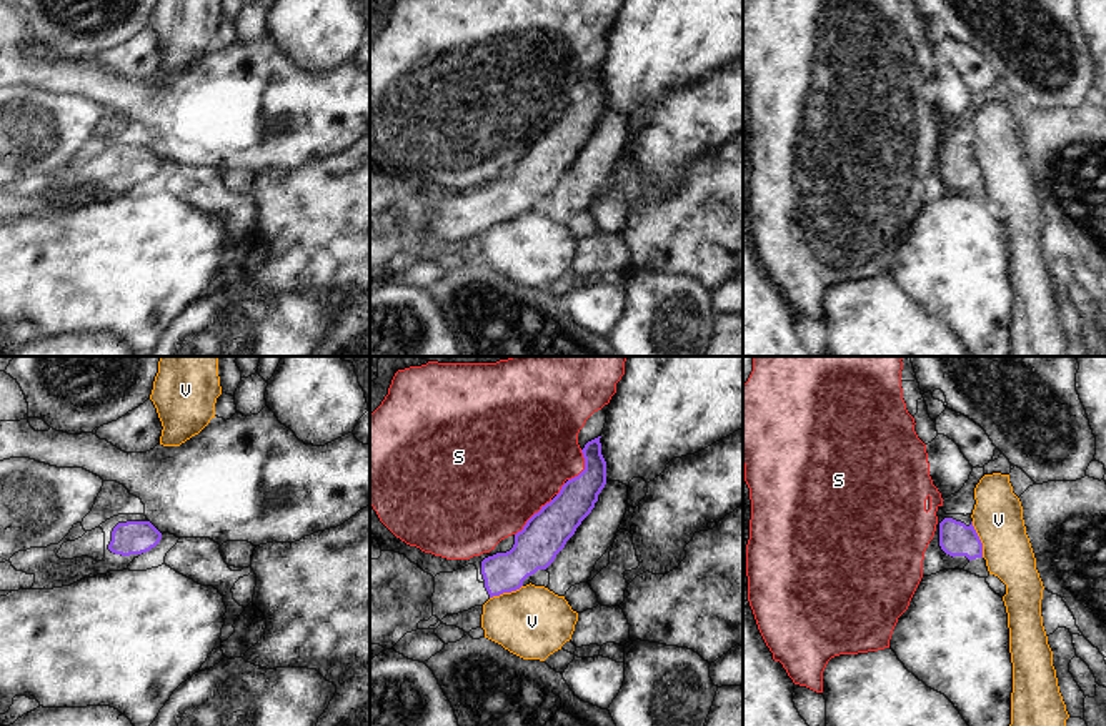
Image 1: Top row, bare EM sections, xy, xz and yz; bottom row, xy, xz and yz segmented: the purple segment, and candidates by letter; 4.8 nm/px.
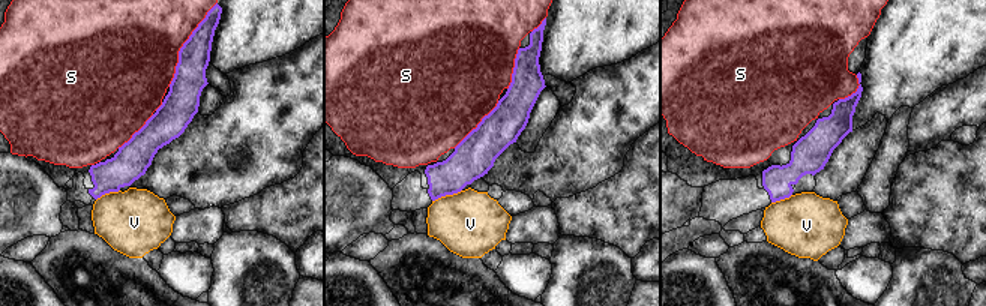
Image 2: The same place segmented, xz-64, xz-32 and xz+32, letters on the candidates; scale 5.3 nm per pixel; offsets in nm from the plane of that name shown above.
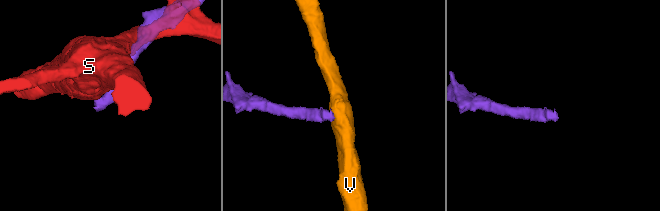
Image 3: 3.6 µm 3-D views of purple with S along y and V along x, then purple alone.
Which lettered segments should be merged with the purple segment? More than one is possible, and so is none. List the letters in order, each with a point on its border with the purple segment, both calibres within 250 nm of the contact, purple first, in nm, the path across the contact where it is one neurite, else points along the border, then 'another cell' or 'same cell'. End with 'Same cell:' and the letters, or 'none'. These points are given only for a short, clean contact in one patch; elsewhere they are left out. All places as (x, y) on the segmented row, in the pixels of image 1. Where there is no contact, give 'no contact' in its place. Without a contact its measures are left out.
S: meets purple in xz at (532, 517); 220 nm thick on the purple side, 500 nm on the other; another cell
V: meets purple in yz at (980, 540); 160 nm thick on the purple side, 240 nm on the other; border along yz (971, 522), (981, 543), (983, 556); another cell
Same cell: none

